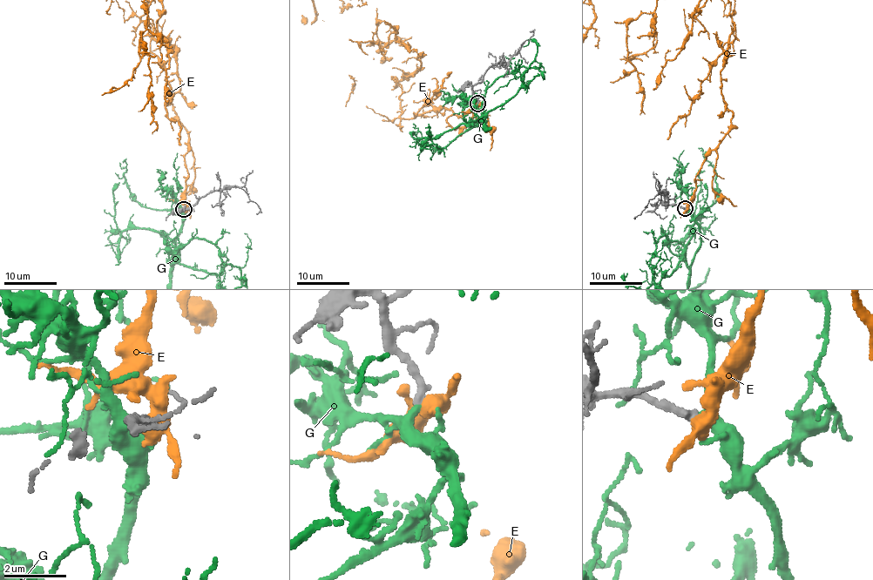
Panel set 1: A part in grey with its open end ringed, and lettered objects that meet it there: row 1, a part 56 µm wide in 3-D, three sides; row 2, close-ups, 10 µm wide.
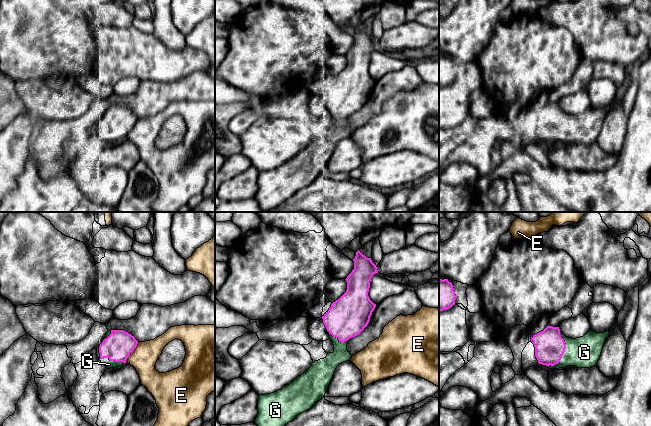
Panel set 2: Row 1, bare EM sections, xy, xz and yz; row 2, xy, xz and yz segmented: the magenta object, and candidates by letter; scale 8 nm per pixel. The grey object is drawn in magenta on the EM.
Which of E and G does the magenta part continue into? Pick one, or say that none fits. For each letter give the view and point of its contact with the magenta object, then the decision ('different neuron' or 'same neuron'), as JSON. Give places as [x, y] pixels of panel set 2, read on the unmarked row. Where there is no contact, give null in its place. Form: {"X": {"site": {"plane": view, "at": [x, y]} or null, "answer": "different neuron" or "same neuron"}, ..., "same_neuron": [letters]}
{"E": {"site": {"plane": "xy", "at": [132, 127]}, "answer": "different neuron"}, "G": {"site": {"plane": "yz", "at": [564, 127]}, "answer": "same neuron"}, "same_neuron": ["G"]}

